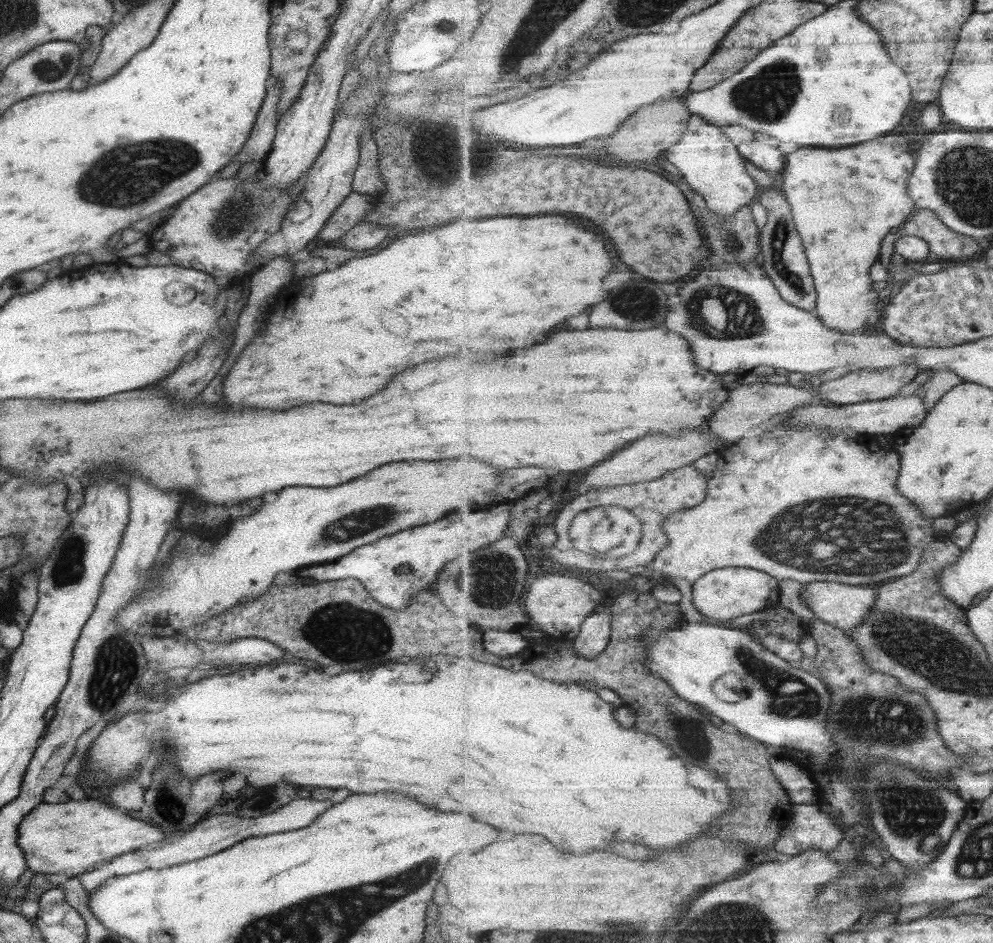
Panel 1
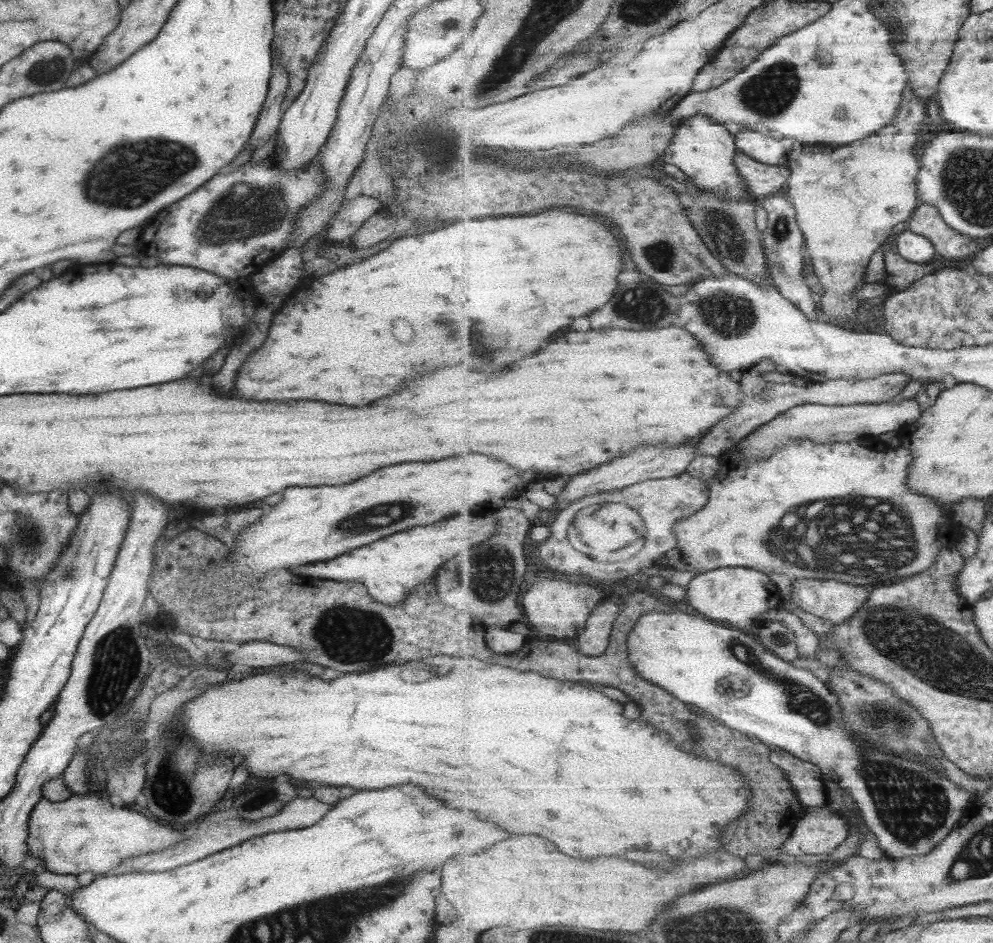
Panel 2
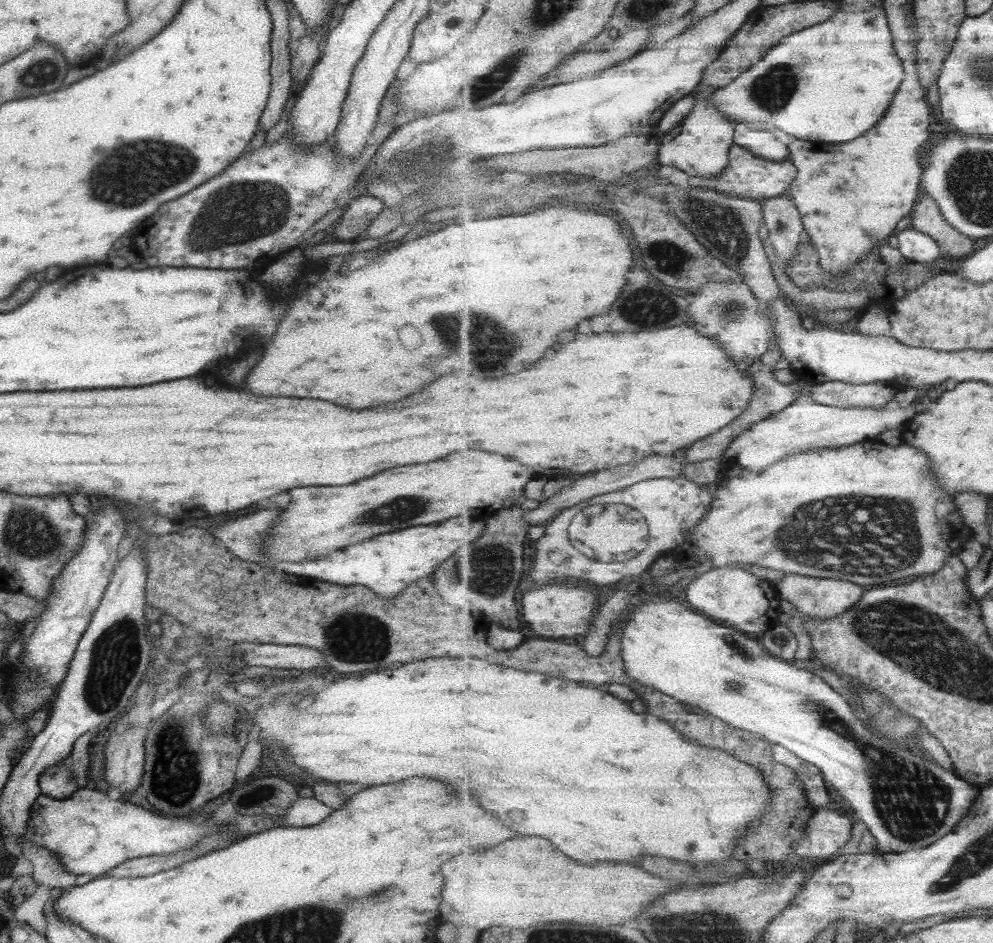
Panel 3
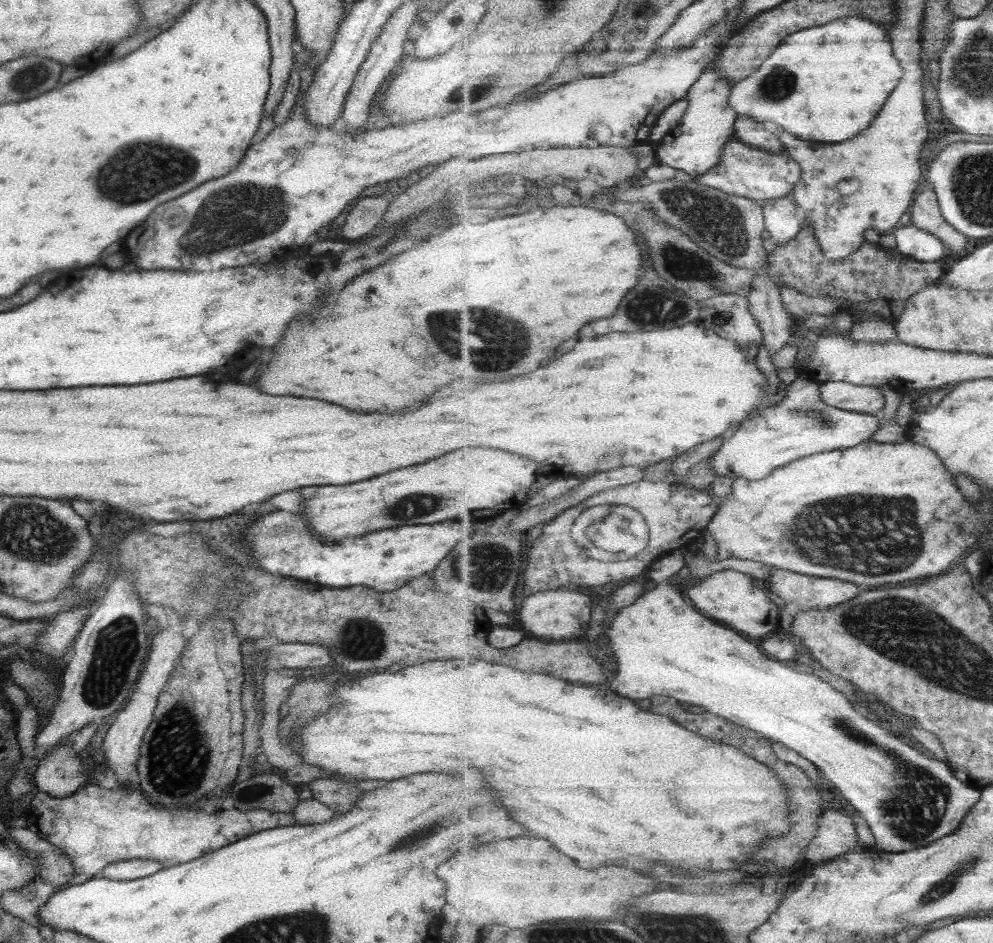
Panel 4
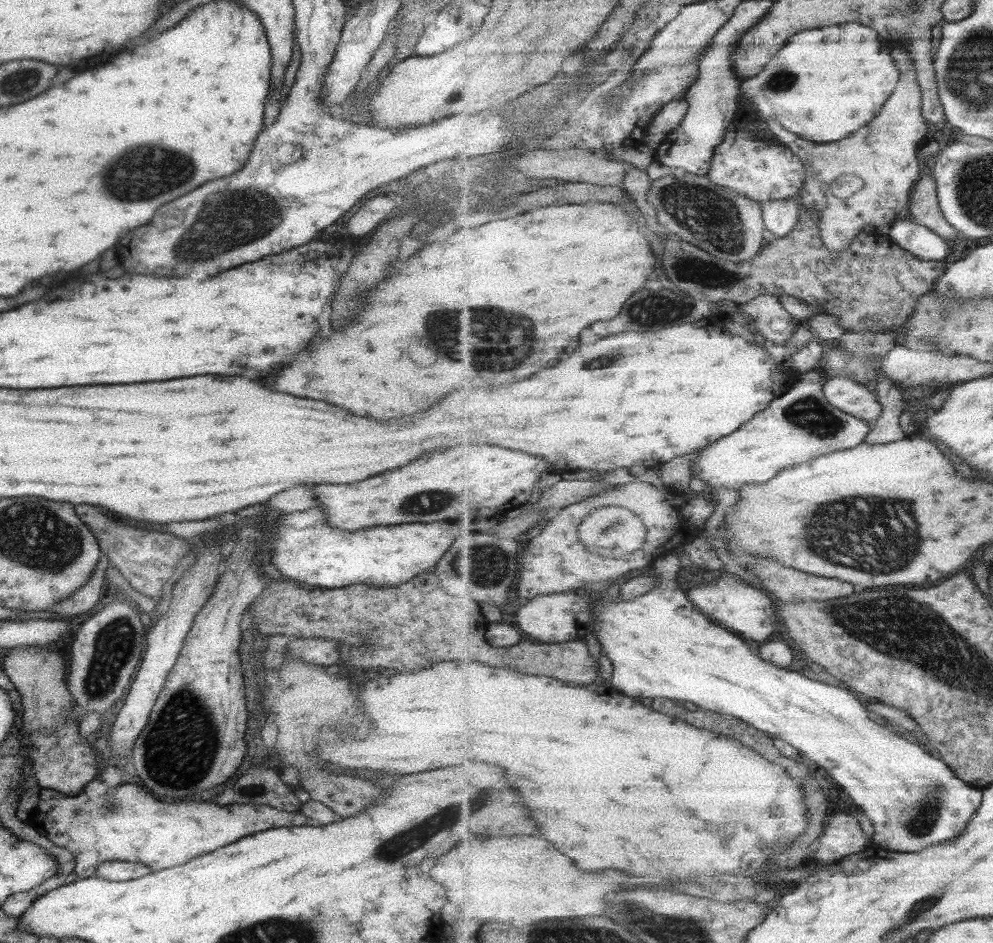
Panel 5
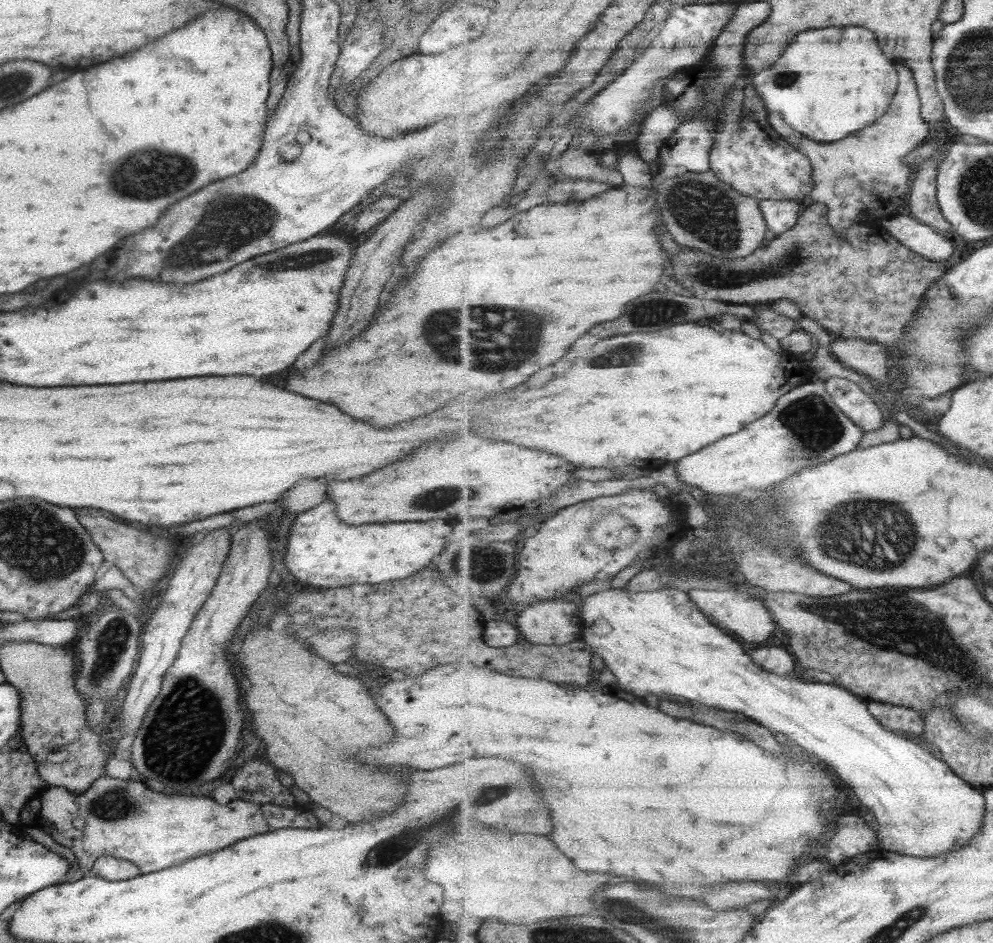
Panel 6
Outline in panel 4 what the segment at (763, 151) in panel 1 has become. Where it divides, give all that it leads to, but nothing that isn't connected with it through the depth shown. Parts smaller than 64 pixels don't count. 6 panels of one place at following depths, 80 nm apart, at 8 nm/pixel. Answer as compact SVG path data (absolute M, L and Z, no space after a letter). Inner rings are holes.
M739 115L735 123L735 134L741 142L759 147L770 153L782 153L786 147L775 136L774 128L766 124L761 125L754 118Z

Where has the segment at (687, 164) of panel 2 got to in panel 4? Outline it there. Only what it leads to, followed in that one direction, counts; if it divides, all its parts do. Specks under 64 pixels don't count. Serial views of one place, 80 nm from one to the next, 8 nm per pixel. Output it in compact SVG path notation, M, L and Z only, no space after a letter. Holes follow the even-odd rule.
M717 61L709 65L709 68L699 80L691 87L690 93L686 99L689 101L688 109L682 118L682 123L665 135L665 139L656 145L654 153L658 157L659 162L668 164L673 168L688 173L692 178L701 176L706 173L711 167L718 164L721 160L724 145L731 140L731 136L735 133L735 123L738 117L737 112L733 107L730 107L729 99L732 85L725 77L722 77L717 70Z

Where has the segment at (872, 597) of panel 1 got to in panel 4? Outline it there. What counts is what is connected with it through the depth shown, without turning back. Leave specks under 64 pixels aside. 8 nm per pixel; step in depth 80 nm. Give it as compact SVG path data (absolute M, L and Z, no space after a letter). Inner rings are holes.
M773 567L772 573L765 579L765 586L774 597L781 597L786 610L781 613L780 624L783 628L791 629L795 615L799 612L809 612L809 610L827 610L833 606L841 606L844 602L850 601L859 596L859 586L854 582L847 582L836 578L821 578L815 575L799 574L790 570L783 570Z

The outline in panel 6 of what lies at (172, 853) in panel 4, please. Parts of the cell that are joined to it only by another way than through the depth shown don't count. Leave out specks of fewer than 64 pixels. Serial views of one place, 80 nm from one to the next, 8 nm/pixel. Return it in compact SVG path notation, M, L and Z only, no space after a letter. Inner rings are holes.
M105 775L96 778L91 786L83 791L83 794L71 794L63 787L48 787L39 799L39 815L32 825L49 834L57 844L68 848L74 854L78 862L78 876L90 874L94 860L98 856L107 854L113 858L129 861L140 870L140 874L147 874L171 866L179 866L191 858L227 848L243 838L249 838L251 834L265 834L265 830L319 828L317 820L313 818L307 820L305 813L299 812L297 808L281 808L279 805L269 803L249 802L239 797L234 797L222 805L205 796L163 796L163 794L151 792L141 782L119 780Z

